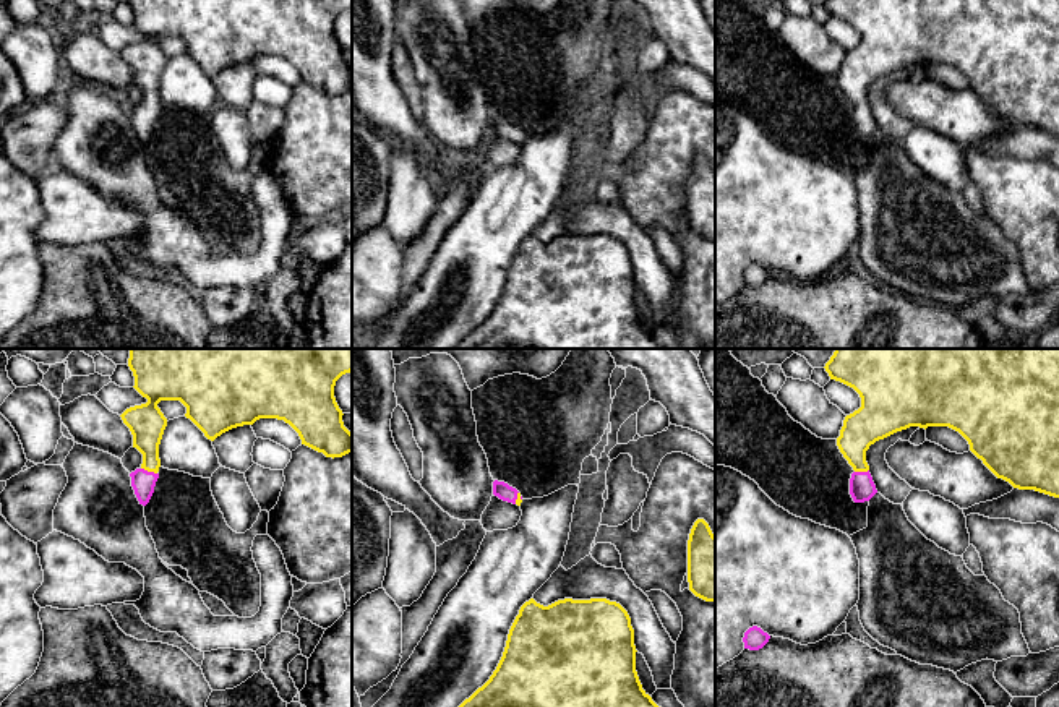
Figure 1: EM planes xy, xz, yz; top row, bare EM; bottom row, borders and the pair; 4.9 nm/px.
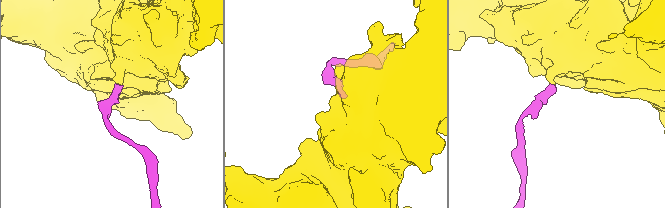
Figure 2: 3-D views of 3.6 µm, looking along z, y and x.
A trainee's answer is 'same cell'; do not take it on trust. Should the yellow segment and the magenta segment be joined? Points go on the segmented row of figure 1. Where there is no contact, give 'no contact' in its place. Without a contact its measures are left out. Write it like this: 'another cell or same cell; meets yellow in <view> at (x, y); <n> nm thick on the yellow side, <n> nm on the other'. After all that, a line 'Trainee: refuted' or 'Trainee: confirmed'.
same cell; meets yellow in xy at (150, 471); 180 nm thick on the yellow side, 120 nm on the other
Trainee: confirmed

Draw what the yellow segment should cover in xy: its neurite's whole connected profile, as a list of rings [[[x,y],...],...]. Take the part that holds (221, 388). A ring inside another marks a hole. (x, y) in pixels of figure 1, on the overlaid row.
[[[130,349],[128,366],[135,376],[133,388],[148,399],[146,404],[130,407],[120,415],[133,435],[133,448],[143,454],[141,467],[130,473],[131,486],[143,506],[149,503],[159,478],[159,444],[167,426],[167,418],[157,407],[161,401],[180,401],[187,407],[185,417],[211,441],[259,418],[277,418],[298,433],[302,444],[326,457],[352,452],[352,433],[344,426],[344,413],[334,397],[336,381],[352,371],[352,349]]]

